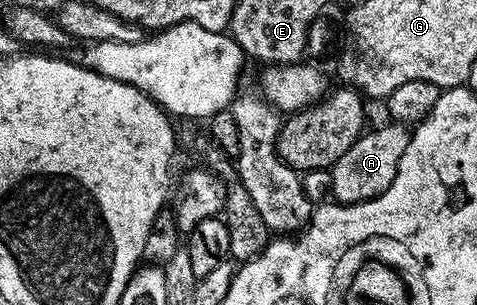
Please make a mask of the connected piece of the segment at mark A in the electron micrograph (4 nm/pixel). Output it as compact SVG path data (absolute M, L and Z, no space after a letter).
M384 122L381 128L361 134L354 146L350 146L350 150L346 150L346 154L342 154L342 158L338 158L338 162L331 166L331 199L337 204L357 204L384 193L390 182L394 182L398 162L402 162L402 154L406 154L406 146L410 146L411 137L409 125L395 122Z

